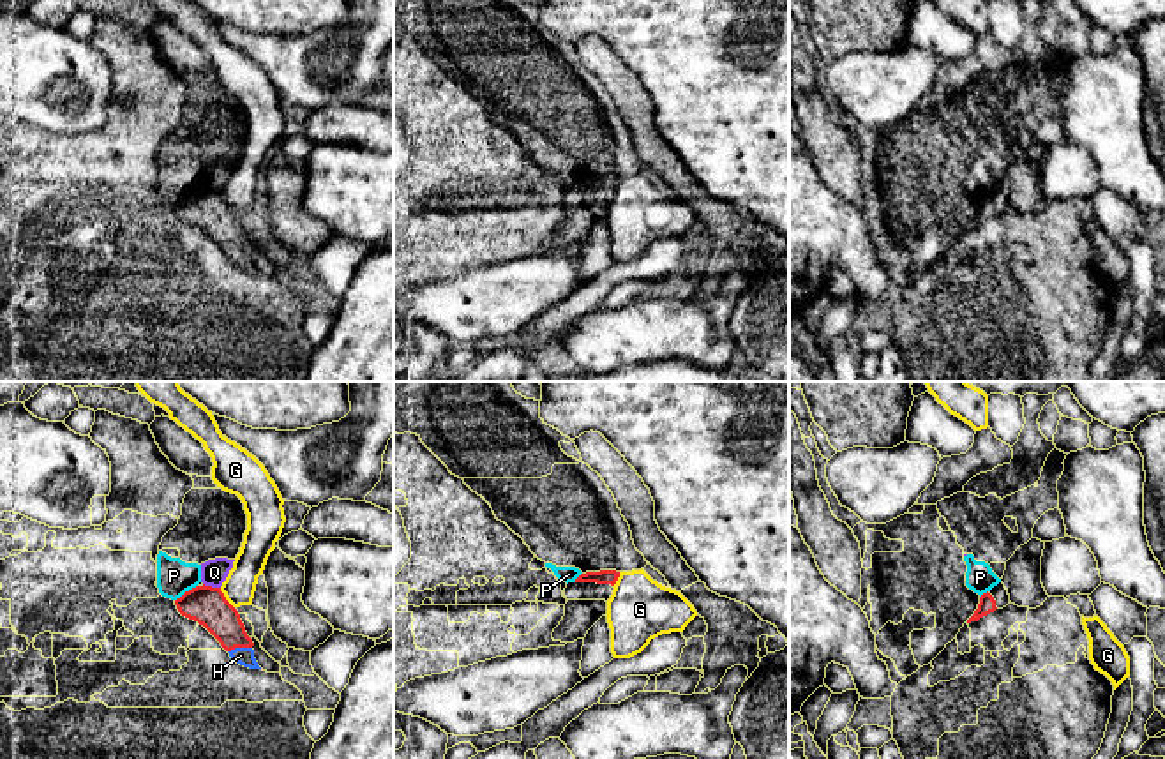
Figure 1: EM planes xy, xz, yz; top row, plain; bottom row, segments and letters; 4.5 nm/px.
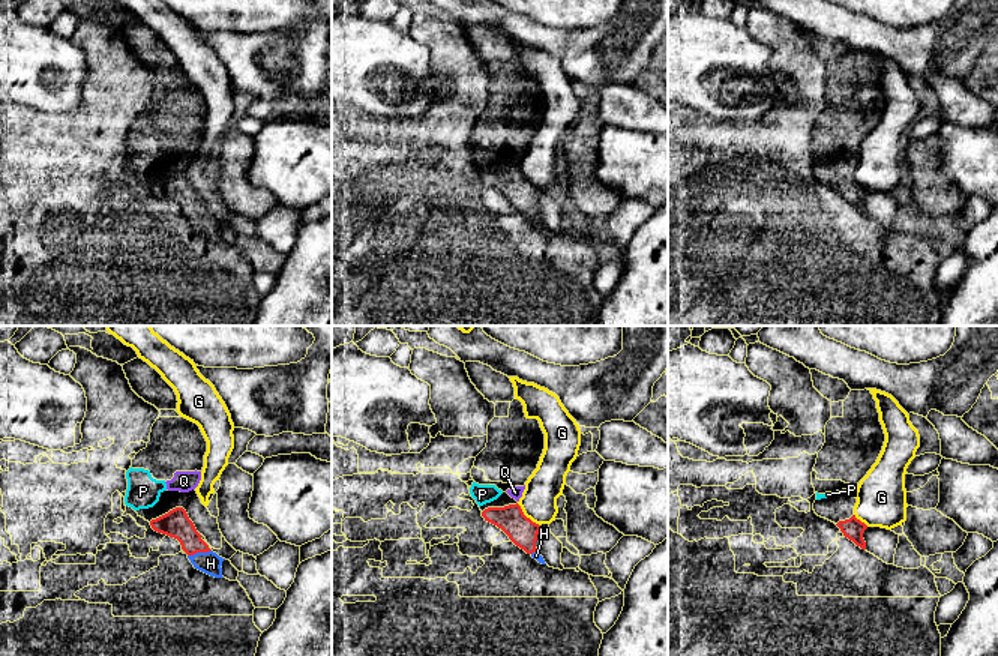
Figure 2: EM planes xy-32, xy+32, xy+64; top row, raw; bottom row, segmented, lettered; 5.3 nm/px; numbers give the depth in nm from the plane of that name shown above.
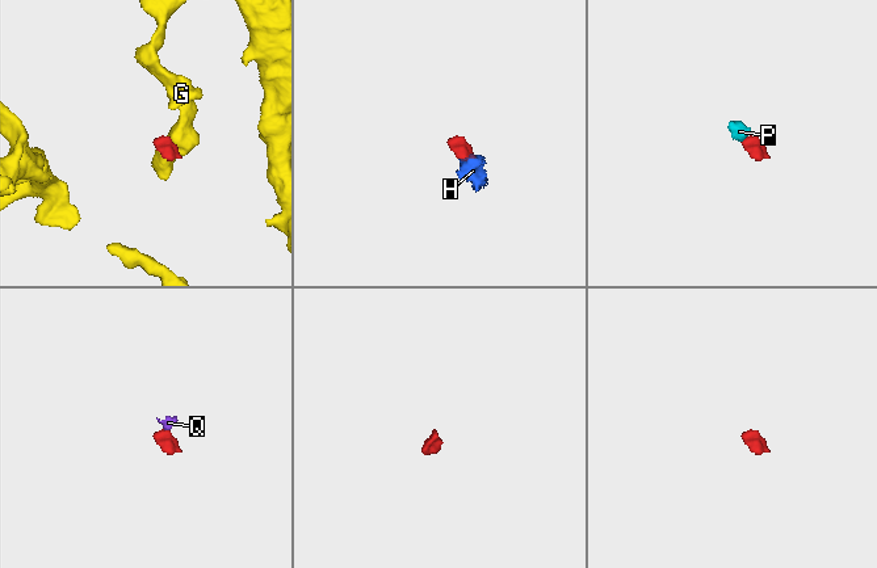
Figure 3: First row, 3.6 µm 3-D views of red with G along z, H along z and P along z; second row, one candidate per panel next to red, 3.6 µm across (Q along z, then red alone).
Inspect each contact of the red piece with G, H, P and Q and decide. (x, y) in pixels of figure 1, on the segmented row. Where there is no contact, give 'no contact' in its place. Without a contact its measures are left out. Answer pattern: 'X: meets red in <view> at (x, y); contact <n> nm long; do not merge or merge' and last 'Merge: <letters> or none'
G: meets red in xy at (225, 599); contact 120 nm long; do not merge
H: meets red in xy at (239, 646); contact 110 nm long; merge
P: meets red in xy at (186, 592); contact 130 nm long; do not merge
Q: meets red in xy at (210, 586); contact 80 nm long; do not merge
Merge: H

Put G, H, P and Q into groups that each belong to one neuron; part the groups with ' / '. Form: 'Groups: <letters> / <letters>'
Groups: G / H / P Q

